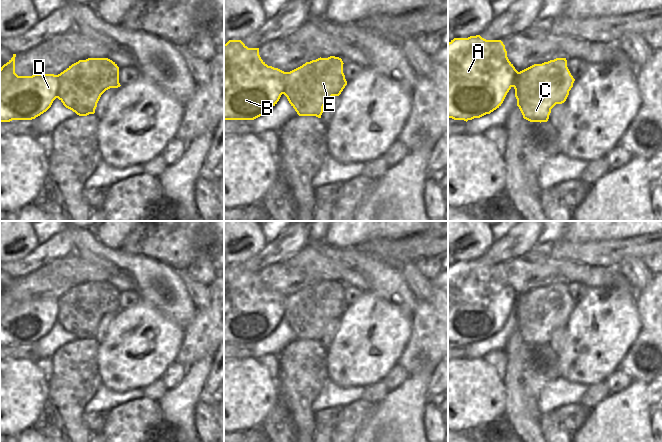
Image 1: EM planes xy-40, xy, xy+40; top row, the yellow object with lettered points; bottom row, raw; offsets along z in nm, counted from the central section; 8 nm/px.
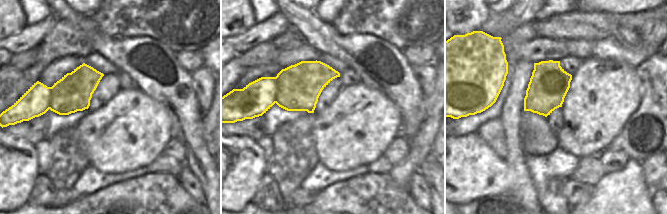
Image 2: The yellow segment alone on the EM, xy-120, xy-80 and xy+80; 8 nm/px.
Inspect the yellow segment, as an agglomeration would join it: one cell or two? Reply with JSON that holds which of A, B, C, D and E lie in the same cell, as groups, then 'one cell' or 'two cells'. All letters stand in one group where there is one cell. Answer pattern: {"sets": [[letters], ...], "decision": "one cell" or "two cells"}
{"sets": [["A", "B", "D"], ["C", "E"]], "decision": "two cells"}

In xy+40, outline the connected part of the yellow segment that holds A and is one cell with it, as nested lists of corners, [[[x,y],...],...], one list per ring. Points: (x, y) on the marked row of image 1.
[[[480,35],[454,38],[448,43],[448,118],[467,122],[490,114],[501,106],[507,93],[515,85],[518,73],[509,61],[501,40],[486,40]]]

